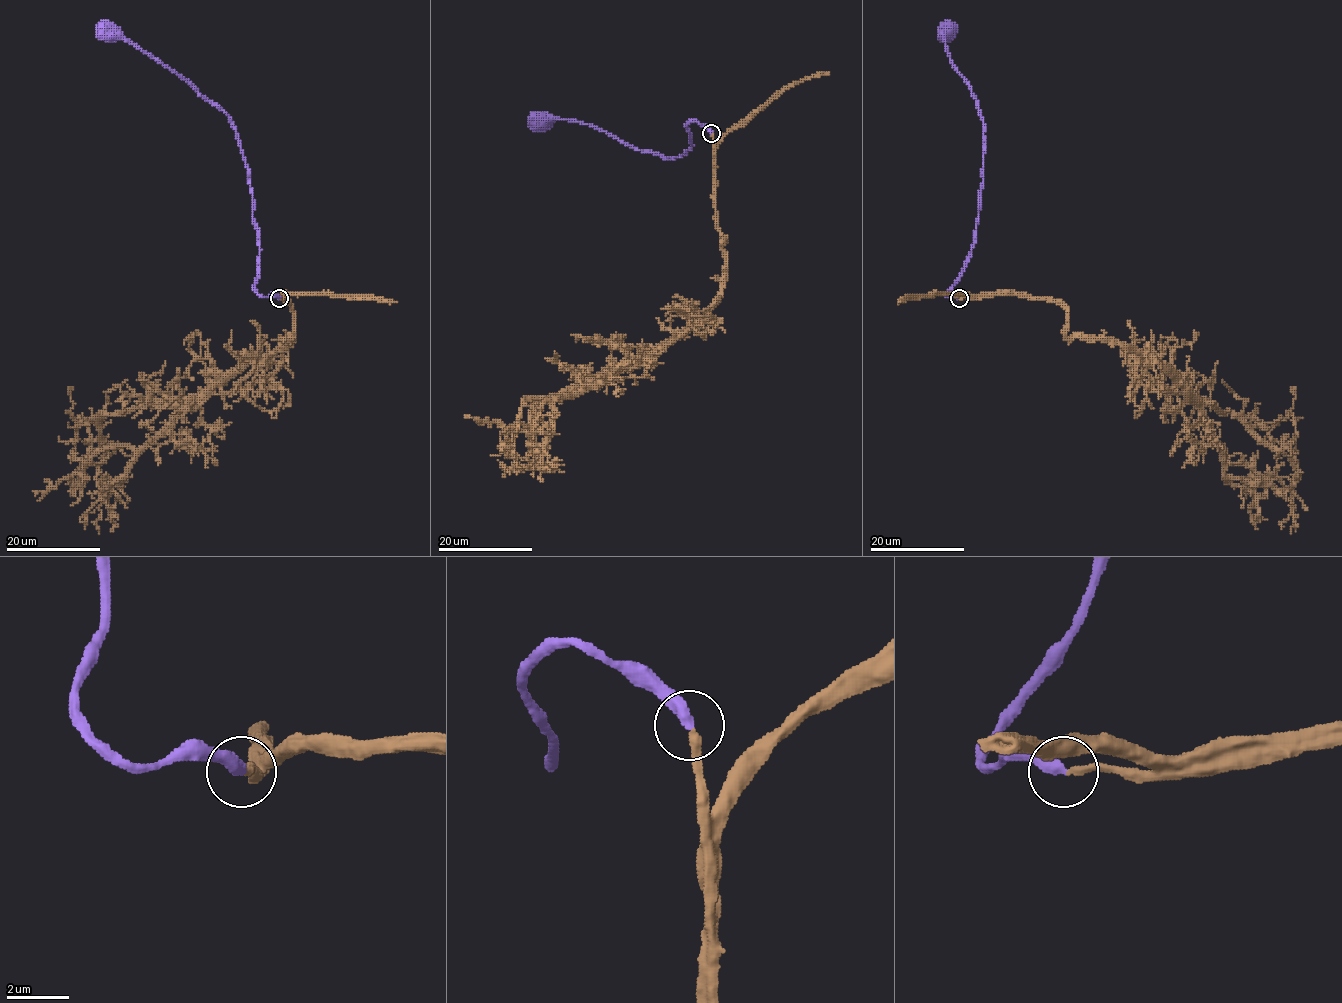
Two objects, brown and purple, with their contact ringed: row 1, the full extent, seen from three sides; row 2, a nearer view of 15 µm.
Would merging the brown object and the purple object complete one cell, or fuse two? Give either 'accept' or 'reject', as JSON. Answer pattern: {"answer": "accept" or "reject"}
{"answer": "accept"}

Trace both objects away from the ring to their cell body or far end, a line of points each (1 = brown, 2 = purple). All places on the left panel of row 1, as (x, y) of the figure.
1: (280, 297), (293, 309), (292, 339), (180, 403), (105, 412), (99, 436), (105, 448), (71, 415), (67, 387)
2: (279, 297), (264, 296), (254, 288), (259, 231), (253, 218), (249, 169), (233, 122), (171, 70), (107, 31)

